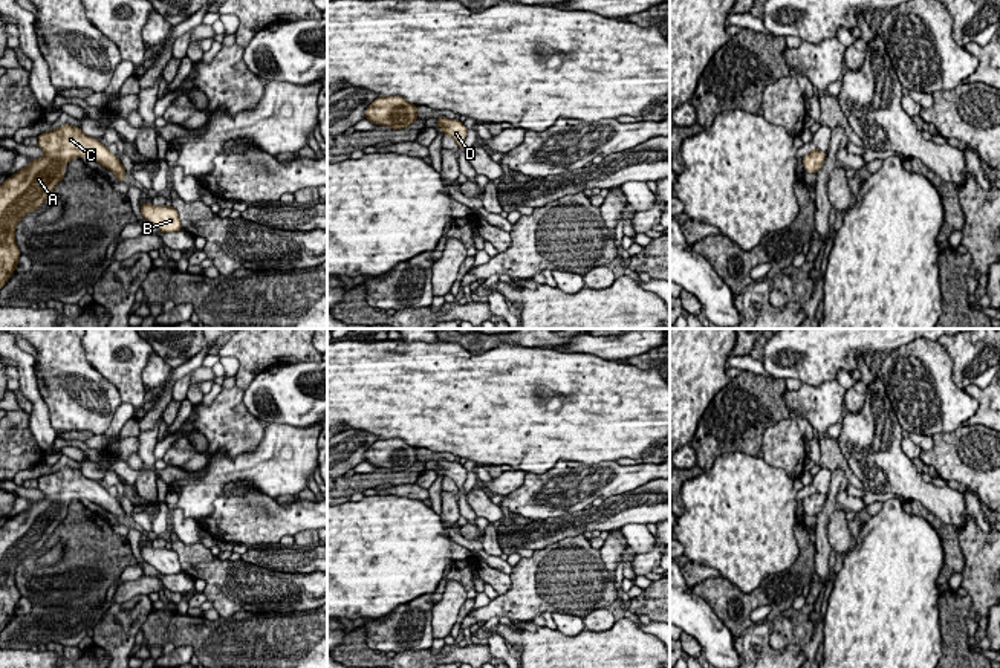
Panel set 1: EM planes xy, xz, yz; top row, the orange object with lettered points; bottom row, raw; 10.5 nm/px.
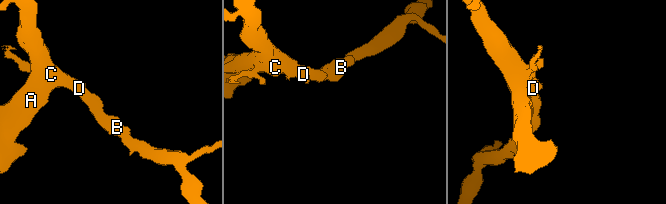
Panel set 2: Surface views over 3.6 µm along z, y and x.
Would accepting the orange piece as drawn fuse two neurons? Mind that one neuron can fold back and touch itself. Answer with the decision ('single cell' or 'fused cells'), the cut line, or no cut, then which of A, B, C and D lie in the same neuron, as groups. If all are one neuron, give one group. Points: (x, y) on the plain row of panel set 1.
single cell | no cut | A B C D

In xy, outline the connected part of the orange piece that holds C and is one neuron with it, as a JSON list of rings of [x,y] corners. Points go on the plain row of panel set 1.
[[[64,466],[37,478],[46,495],[34,501],[0,527],[0,631],[17,611],[21,595],[15,585],[15,569],[20,561],[38,552],[54,530],[64,521],[64,509],[73,500],[90,500],[124,524],[125,511],[118,498],[81,471]]]

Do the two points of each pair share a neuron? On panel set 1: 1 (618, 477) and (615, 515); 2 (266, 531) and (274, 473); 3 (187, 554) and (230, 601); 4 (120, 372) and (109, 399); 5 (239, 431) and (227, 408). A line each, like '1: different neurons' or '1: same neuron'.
1: different neurons
2: different neurons
3: same neuron
4: different neurons
5: same neuron

